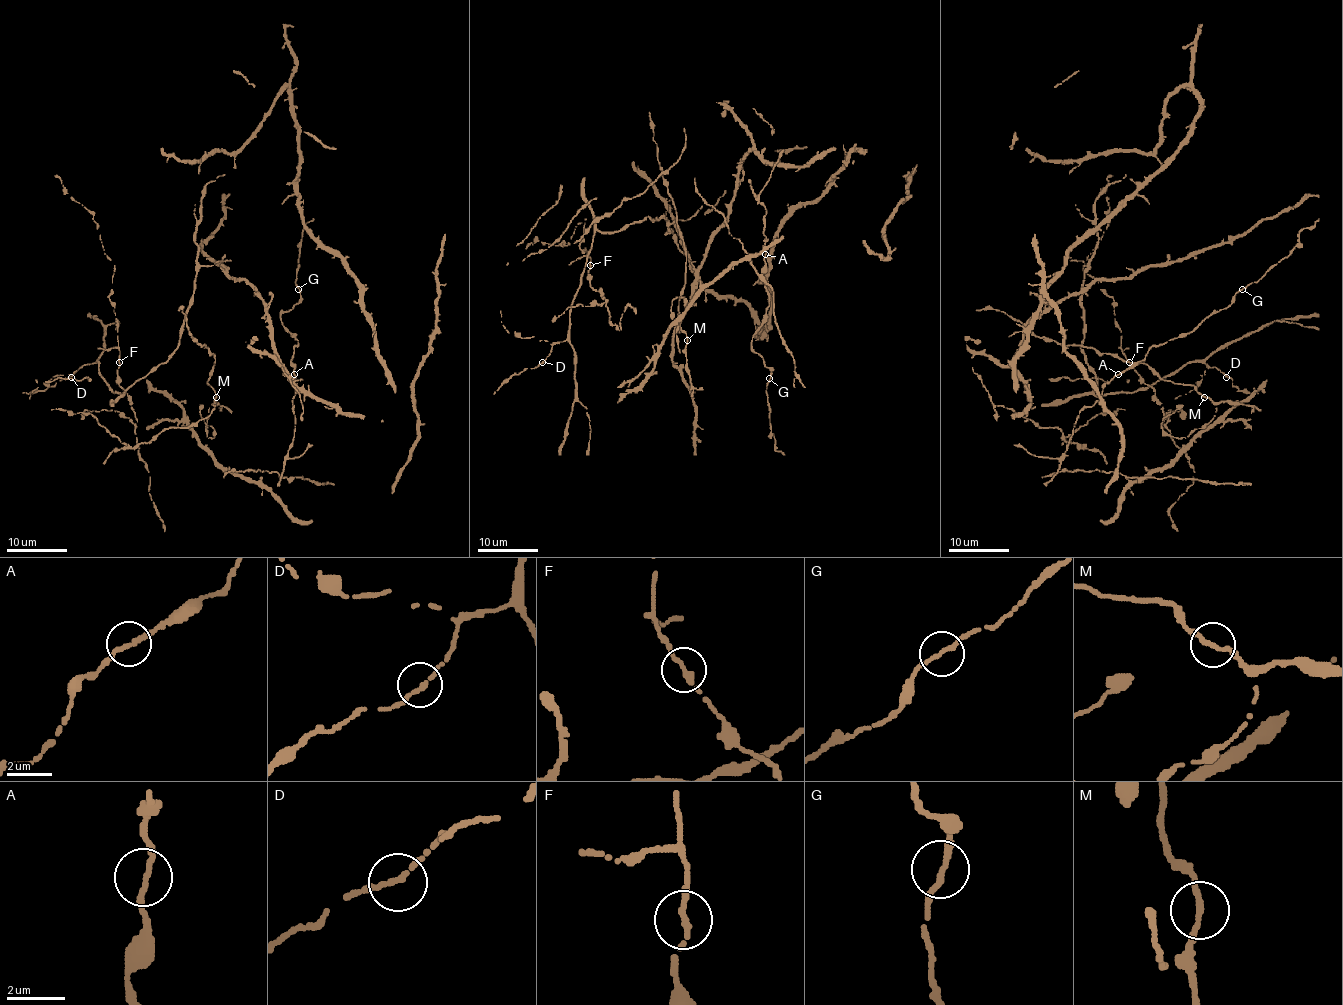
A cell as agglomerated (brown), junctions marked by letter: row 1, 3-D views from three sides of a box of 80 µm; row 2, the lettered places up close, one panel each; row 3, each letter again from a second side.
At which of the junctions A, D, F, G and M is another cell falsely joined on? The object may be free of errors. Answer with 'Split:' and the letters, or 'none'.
Split: none

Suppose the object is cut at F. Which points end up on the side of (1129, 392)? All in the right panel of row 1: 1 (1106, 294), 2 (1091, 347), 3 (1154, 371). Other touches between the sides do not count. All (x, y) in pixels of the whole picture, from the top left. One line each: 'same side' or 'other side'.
1: other side
2: same side
3: same side

